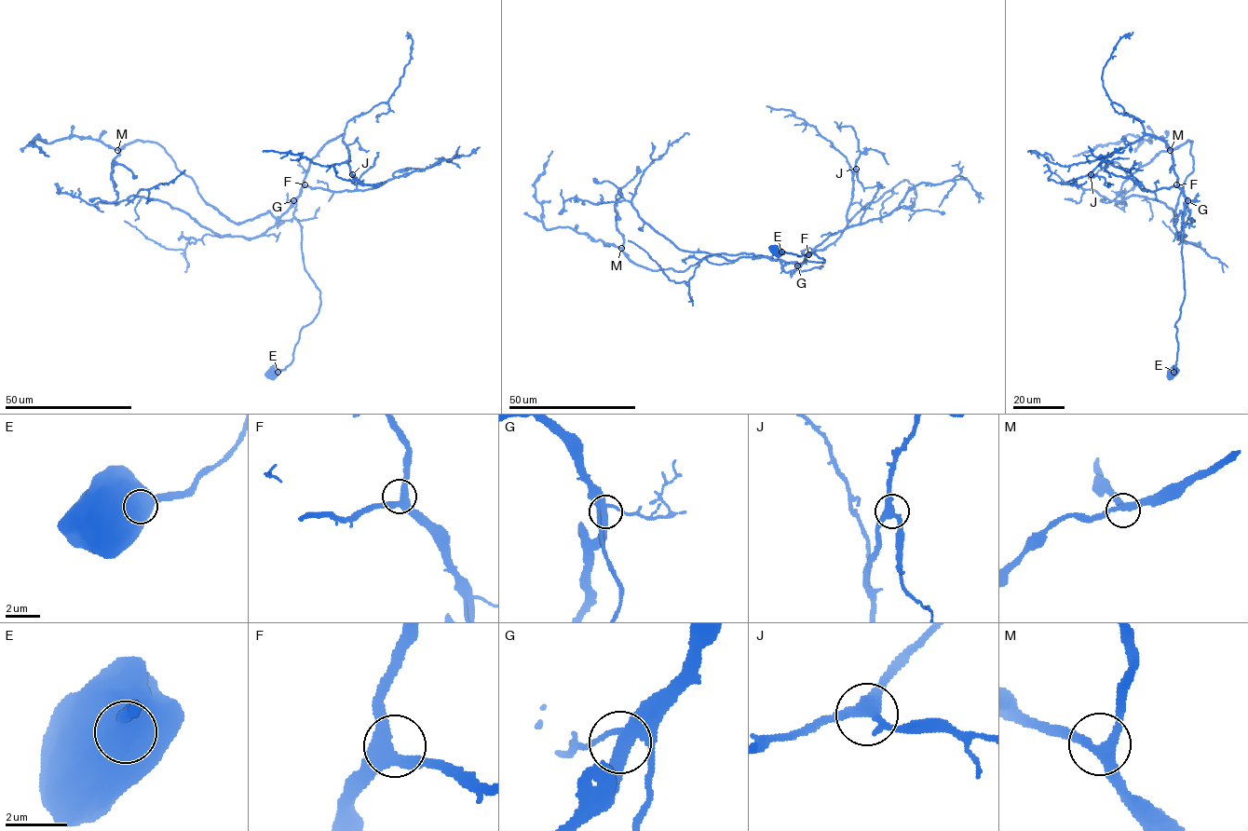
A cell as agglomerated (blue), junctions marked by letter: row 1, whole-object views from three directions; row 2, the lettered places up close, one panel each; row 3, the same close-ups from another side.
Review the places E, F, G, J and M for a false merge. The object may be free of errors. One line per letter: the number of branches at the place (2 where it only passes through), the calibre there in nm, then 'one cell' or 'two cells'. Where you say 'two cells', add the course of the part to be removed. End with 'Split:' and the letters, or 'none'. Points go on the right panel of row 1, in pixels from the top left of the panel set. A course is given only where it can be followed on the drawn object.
E: 2 branches meet; 1050 nm thick; one cell
F: 3 branches meet; 360 nm thick; one cell
G: 3 branches meet; 360 nm thick; one cell
J: 3 branches meet; 340 nm thick; one cell
M: 3 branches meet; 320 nm thick; one cell
Split: none

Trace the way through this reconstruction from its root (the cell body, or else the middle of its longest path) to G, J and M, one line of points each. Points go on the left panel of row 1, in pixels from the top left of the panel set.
G: (273, 372), (291, 361), (300, 330), (320, 306), (320, 291), (305, 268), (293, 200)
J: (273, 372), (291, 361), (300, 330), (320, 306), (293, 214), (310, 161), (344, 135), (352, 174)
M: (273, 372), (291, 361), (320, 306), (296, 201), (279, 217), (235, 223), (158, 144), (117, 150)

